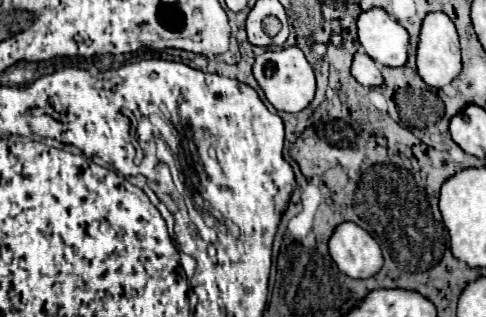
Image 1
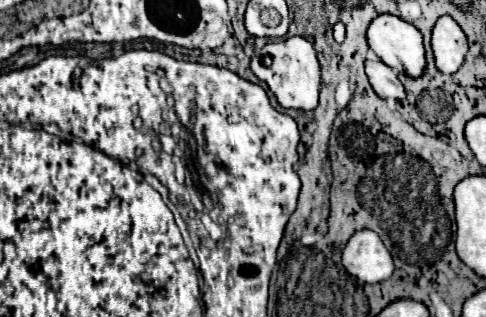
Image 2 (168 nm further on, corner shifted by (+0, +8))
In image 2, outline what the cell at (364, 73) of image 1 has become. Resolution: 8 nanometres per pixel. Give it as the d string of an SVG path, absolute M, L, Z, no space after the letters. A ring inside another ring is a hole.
M372 56L372 58L366 60L364 68L366 68L366 76L368 76L374 92L380 98L404 100L404 86L390 66L386 66L380 58Z

